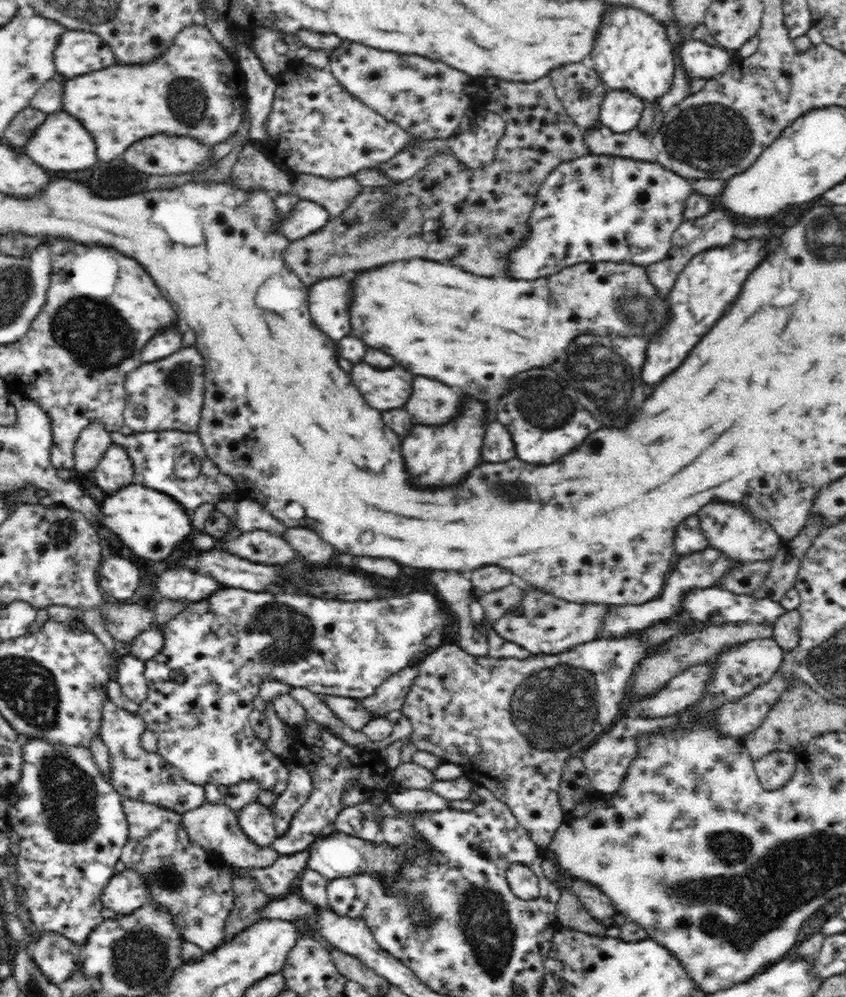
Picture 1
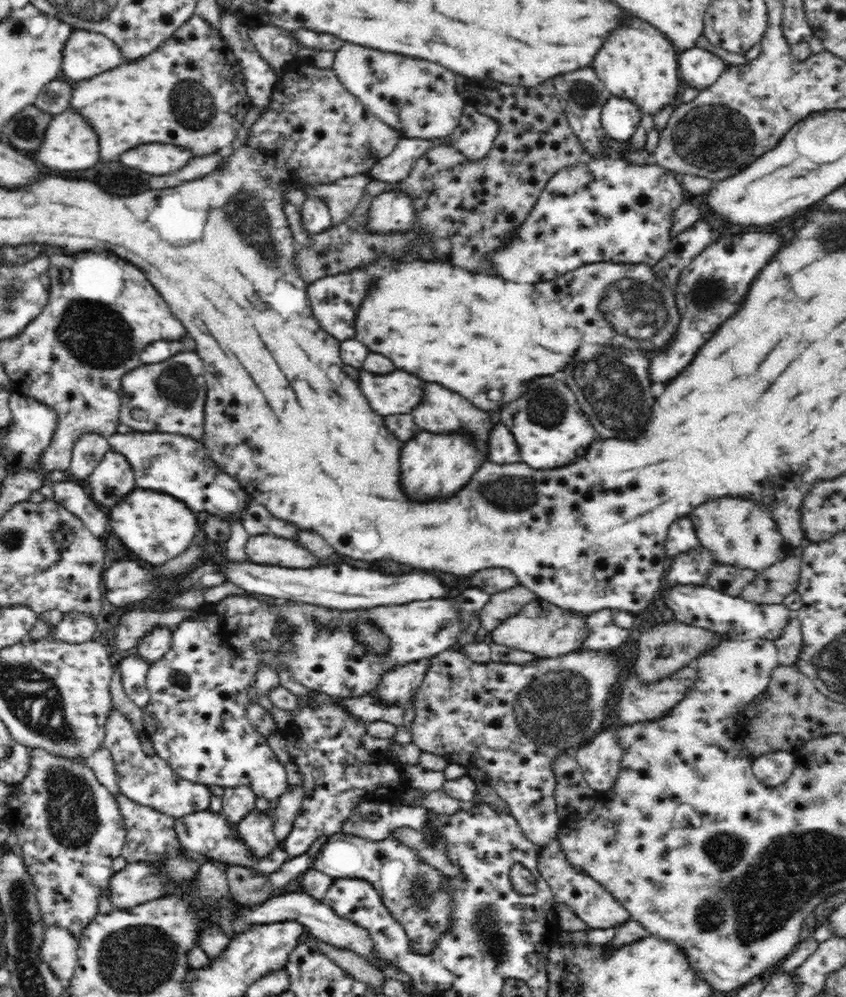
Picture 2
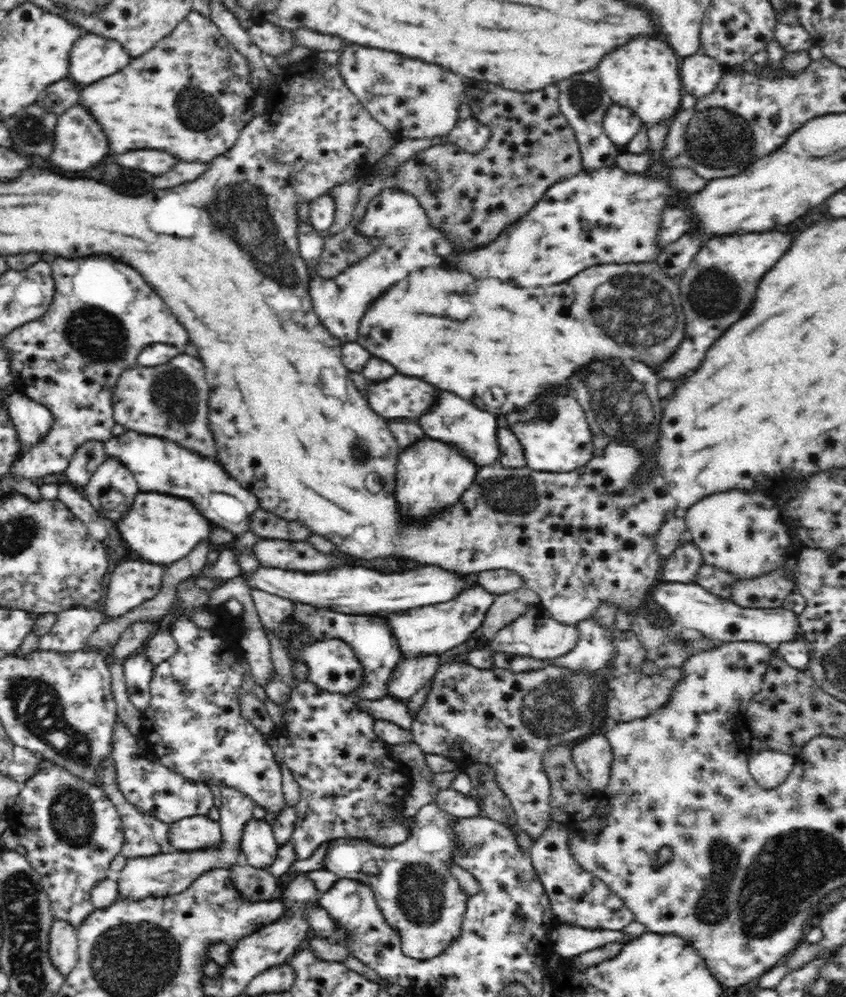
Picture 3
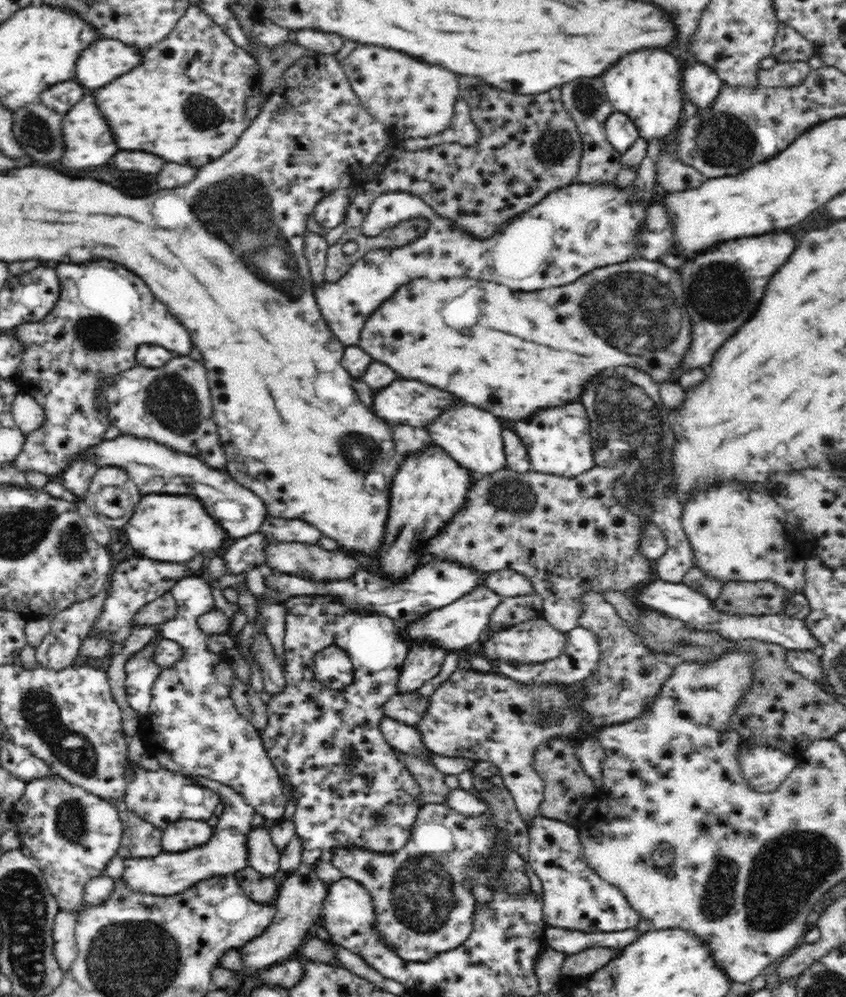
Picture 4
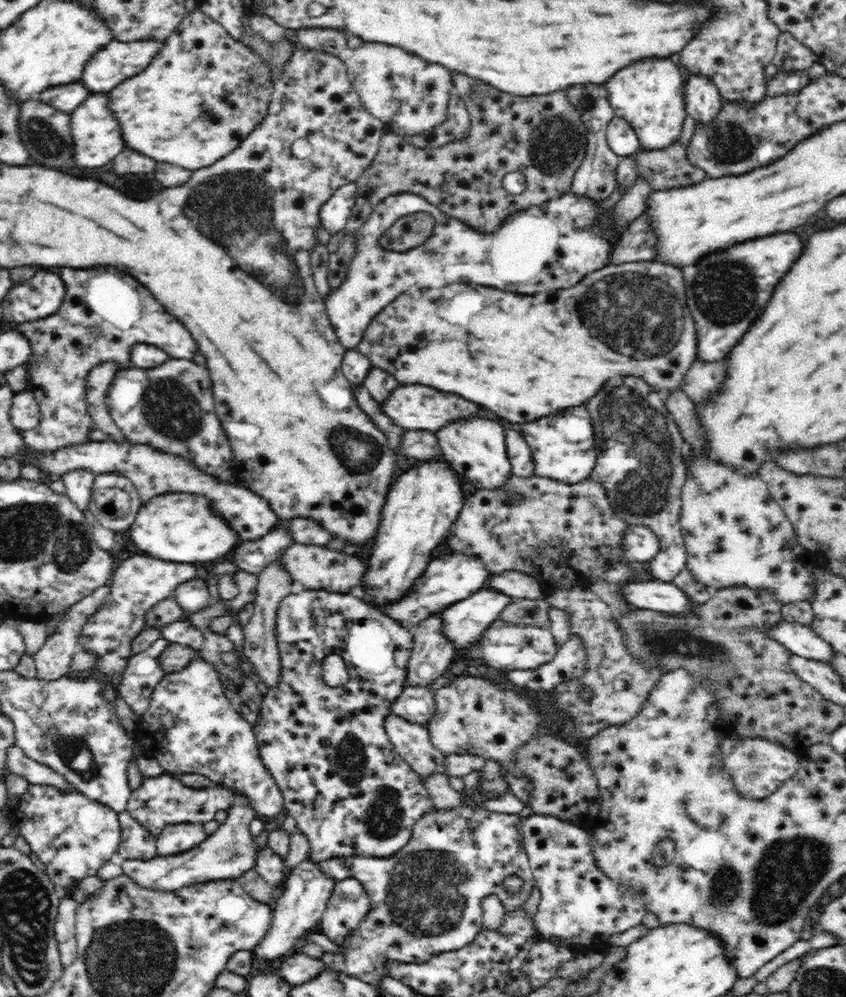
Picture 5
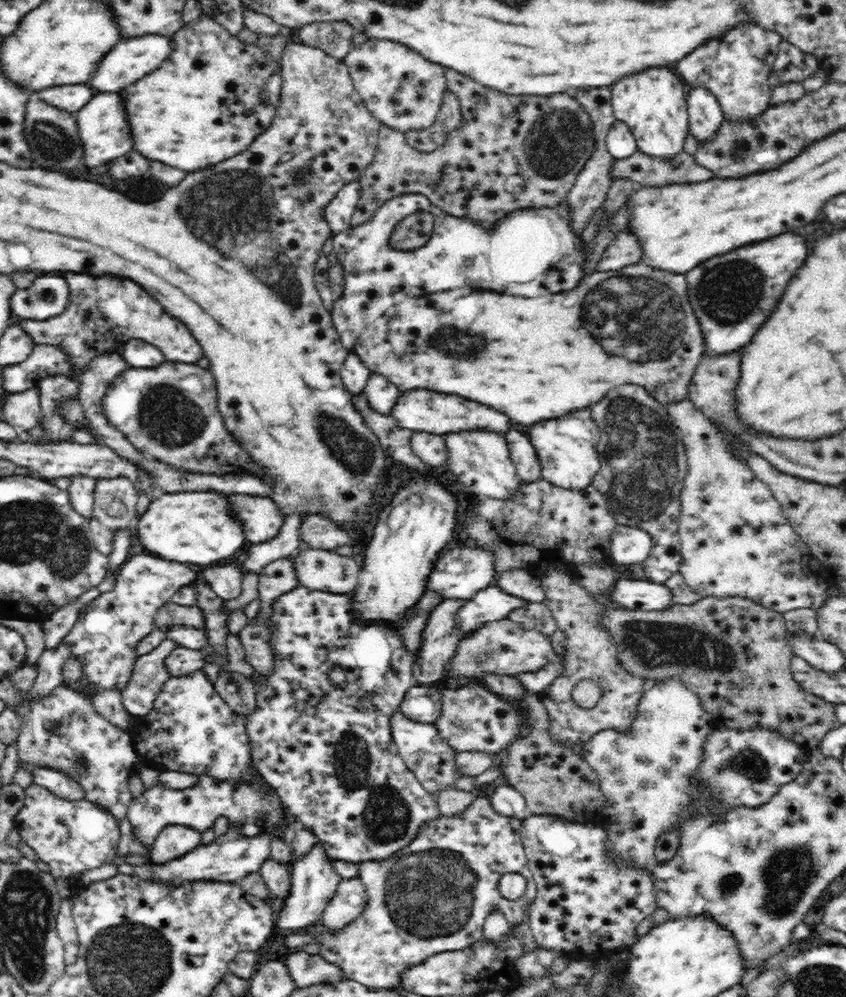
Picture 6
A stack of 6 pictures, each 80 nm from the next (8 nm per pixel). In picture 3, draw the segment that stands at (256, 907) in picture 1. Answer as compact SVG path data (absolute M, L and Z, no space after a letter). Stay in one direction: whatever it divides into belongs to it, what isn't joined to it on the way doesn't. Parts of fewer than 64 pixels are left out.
M234 866L229 870L235 889L244 899L254 902L268 902L280 893L280 882L267 870L252 866Z

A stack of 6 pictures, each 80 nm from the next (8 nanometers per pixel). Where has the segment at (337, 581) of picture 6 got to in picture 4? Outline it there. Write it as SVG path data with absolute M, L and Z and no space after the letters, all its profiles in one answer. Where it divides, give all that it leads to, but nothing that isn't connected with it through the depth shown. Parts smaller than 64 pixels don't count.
M272 542L265 548L267 567L274 568L280 573L299 575L300 578L313 580L340 580L348 579L357 571L362 571L358 560L350 558L348 553L342 554L341 550L329 551L318 544L301 542Z

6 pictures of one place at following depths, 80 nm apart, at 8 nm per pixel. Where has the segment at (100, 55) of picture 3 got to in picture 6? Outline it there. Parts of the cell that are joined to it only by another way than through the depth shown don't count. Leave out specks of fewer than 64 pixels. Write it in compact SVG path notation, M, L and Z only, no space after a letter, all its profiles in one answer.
M152 34L122 40L104 56L98 72L90 80L90 86L96 88L96 90L100 90L100 92L122 90L124 86L130 86L132 82L138 82L140 78L144 78L144 75L155 71L169 57L169 53L173 49L173 36Z

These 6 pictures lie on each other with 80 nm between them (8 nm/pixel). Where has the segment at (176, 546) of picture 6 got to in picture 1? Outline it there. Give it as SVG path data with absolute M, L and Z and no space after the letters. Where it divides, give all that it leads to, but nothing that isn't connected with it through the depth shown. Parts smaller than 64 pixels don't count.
M134 482L106 498L102 502L102 514L103 525L120 537L130 550L134 550L136 556L154 562L166 560L172 554L172 542L180 542L180 538L188 538L192 534L192 516L188 516L179 502L159 490Z

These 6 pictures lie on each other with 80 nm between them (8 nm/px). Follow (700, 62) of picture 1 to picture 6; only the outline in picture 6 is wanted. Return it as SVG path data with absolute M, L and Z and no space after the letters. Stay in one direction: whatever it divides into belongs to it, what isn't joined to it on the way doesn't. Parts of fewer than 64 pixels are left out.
M707 87L688 88L687 111L689 114L689 134L693 136L696 142L708 142L720 130L721 123L726 120L723 114L723 107L720 106L715 94L709 91Z

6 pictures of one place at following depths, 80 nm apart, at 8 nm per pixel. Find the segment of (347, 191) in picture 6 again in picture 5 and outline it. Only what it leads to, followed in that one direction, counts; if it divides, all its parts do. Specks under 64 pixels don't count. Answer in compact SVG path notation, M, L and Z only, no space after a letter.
M348 183L341 186L321 206L319 217L323 228L331 234L340 233L348 224L352 207L355 205L357 183Z

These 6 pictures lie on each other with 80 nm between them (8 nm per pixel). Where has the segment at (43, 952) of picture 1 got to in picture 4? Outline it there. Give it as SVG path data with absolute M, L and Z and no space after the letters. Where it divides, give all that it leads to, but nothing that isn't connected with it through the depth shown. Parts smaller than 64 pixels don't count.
M64 909L55 916L53 928L54 954L62 970L66 971L72 966L78 954L75 927L77 914Z

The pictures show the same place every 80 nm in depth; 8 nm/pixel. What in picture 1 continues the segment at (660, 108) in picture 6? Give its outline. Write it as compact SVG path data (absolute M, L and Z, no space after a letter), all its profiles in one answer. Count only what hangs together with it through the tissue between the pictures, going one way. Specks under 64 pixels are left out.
M610 6L592 50L593 69L612 90L628 91L655 106L671 87L675 75L675 47L668 40L666 27L652 15L632 6Z

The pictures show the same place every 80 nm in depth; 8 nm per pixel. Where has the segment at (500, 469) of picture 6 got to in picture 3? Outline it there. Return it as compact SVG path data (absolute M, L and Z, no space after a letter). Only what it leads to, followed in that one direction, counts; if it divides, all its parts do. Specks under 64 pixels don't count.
M440 392L436 396L436 406L420 418L419 426L427 438L438 439L439 442L448 443L448 446L460 451L464 458L472 461L476 468L486 465L496 465L500 460L500 446L498 446L498 420L484 410L478 410L472 402L462 400L456 394Z

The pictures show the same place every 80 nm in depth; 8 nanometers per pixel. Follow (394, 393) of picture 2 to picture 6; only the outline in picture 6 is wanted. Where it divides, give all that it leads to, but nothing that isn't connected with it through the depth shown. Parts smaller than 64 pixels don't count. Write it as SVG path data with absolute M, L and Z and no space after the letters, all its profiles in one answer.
M430 390L402 392L393 408L393 418L402 428L437 435L472 430L496 430L496 434L506 436L506 432L512 430L512 420L508 420L508 416L498 414L496 410L492 410L488 406L468 402L460 396L431 392Z

